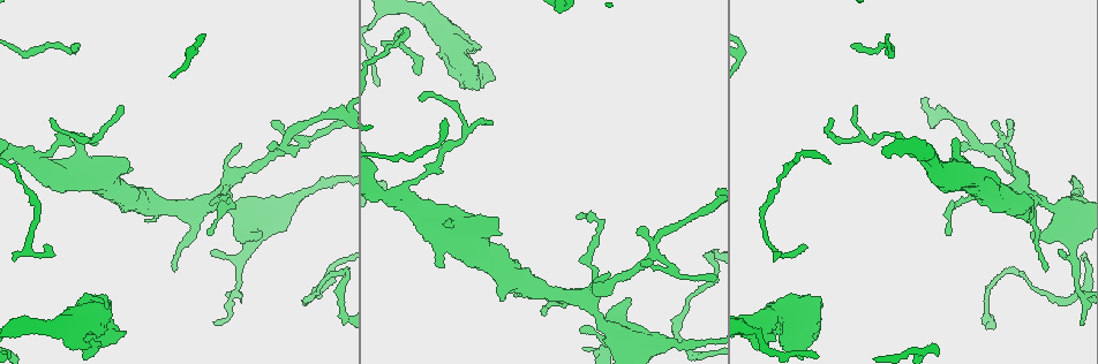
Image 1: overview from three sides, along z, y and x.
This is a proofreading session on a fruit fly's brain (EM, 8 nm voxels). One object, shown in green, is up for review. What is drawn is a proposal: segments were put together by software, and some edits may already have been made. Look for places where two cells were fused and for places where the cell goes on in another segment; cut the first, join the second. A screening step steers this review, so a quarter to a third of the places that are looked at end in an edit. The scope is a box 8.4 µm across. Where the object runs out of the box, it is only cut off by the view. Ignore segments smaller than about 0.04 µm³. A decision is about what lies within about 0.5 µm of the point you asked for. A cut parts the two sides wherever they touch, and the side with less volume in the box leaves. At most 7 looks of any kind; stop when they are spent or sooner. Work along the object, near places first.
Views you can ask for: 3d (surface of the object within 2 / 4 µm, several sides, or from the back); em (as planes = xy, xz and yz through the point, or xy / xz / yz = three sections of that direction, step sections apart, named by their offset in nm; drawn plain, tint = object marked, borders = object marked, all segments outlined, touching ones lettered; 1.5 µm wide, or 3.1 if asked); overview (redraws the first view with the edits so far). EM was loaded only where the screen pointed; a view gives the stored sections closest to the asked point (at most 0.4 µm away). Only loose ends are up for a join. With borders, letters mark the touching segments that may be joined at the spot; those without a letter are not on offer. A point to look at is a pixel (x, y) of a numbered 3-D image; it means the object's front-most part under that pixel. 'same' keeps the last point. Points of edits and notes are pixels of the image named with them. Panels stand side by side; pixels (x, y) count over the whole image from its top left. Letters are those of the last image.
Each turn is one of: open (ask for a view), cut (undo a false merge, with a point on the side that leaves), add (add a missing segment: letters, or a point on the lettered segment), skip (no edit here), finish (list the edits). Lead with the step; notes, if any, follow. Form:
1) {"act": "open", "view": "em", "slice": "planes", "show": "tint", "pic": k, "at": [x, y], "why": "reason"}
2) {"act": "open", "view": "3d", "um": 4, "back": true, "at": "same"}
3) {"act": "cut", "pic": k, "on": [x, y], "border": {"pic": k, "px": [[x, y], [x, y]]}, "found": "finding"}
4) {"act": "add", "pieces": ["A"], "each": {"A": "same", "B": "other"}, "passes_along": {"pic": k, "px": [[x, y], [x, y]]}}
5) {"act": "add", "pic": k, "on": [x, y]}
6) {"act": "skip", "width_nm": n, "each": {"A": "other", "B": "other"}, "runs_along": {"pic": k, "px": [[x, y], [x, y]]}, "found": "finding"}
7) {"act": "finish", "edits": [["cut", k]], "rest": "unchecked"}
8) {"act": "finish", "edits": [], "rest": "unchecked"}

{"act": "open", "view": "em", "slice": "yz", "step": 4, "show": "plain", "pic": 1, "at": [1035, 201], "why": "arms part here"}

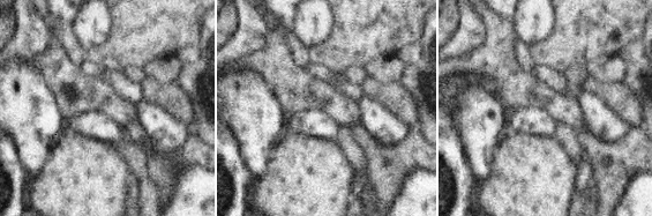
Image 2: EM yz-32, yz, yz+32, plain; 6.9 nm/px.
{"act": "open", "view": "em", "slice": "yz", "step": 4, "show": "tint", "at": "same"}

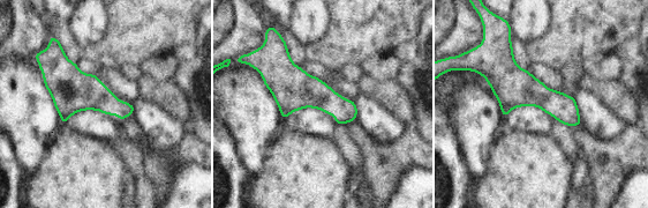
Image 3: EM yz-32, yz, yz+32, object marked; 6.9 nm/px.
{"act": "open", "view": "em", "slice": "yz", "step": 4, "show": "borders", "at": "same", "why": "see the neighbours"}

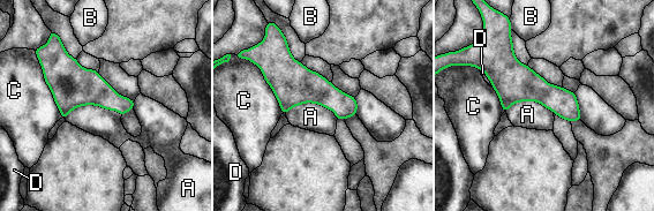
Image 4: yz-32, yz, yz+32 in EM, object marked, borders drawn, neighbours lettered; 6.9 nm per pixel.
{"act": "skip", "each": {"A": "other", "B": "other", "C": "other", "D": "other"}, "border": {"pic": 4, "px": [[121, 115], [80, 105], [65, 119]]}, "found": "continuous, no second cell"}

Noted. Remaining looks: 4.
{"act": "open", "view": "em", "slice": "yz", "step": 8, "show": "borders", "pic": 1, "at": [949, 234]}

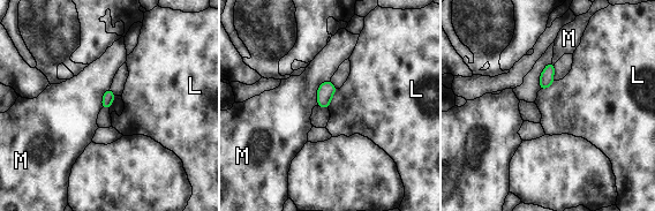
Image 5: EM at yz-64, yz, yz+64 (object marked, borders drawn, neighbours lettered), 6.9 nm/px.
{"act": "skip", "each": {"L": "other", "M": "other"}, "border": {"pic": 5, "px": [[337, 89], [329, 108]]}, "found": "none of them fits"}

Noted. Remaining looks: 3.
{"act": "open", "view": "3d", "um": 2, "pic": 1, "at": [641, 261], "why": "tapers out"}

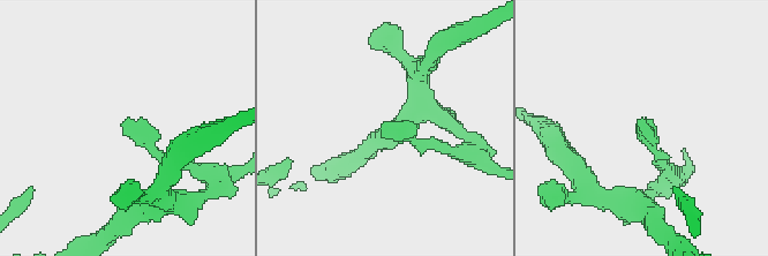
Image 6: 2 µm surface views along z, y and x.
{"act": "open", "view": "em", "slice": "xz", "step": 8, "show": "borders", "pic": 6, "at": [385, 126]}

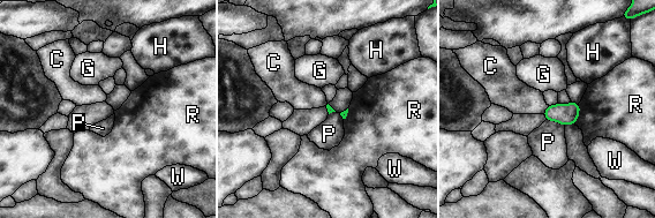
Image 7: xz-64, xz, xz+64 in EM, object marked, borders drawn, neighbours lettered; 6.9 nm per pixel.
{"act": "open", "view": "em", "slice": "planes", "show": "borders", "at": "same"}

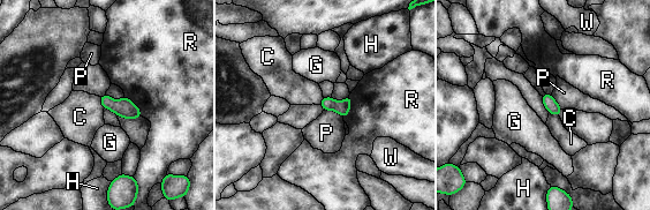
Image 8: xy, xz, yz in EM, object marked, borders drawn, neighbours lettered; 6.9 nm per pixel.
{"act": "skip", "each": {"C": "other", "G": "other", "H": "other", "P": "other", "R": "other", "W": "other"}, "border": {"pic": 8, "px": [[99, 97], [99, 103], [104, 107]]}, "found": "no lettered segment goes on from it"}

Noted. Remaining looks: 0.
{"act": "finish", "edits": [], "rest": "unchecked"}

